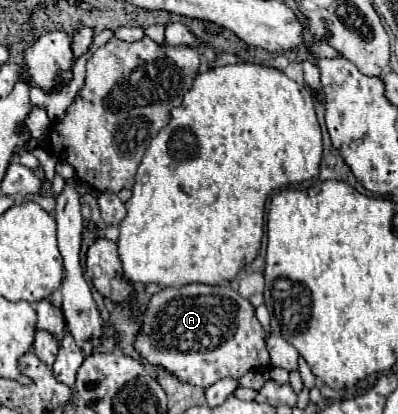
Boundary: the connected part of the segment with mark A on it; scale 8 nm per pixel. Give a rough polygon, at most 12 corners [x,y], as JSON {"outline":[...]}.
{"outline":[[230,284],[152,294],[136,352],[206,388],[269,368]]}

